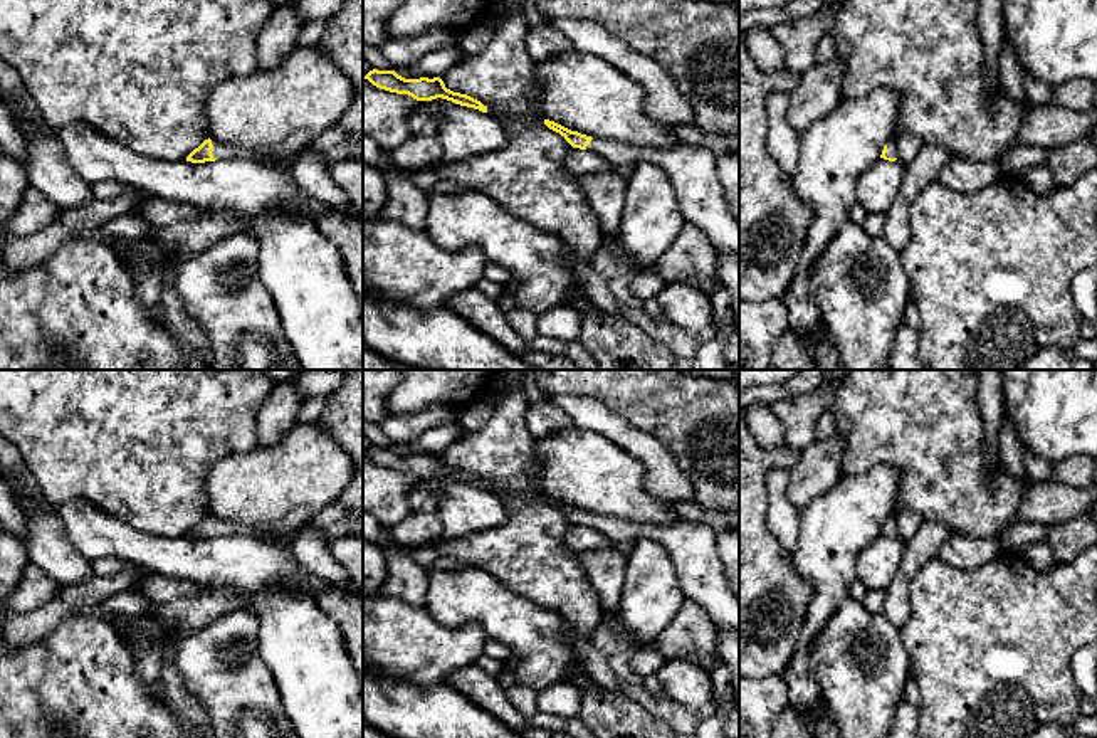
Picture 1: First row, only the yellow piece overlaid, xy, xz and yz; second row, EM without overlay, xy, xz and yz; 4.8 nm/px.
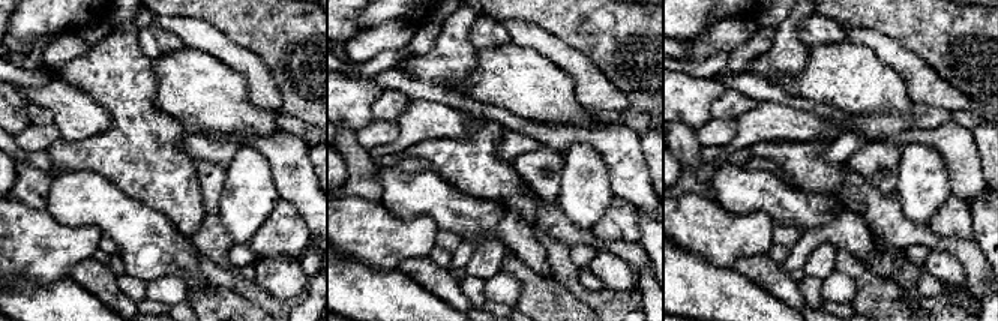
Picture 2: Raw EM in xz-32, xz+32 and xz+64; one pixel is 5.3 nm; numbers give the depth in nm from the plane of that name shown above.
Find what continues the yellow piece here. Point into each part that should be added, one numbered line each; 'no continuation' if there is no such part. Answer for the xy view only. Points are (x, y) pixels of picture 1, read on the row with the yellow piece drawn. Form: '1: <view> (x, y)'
1: xy (308, 167)

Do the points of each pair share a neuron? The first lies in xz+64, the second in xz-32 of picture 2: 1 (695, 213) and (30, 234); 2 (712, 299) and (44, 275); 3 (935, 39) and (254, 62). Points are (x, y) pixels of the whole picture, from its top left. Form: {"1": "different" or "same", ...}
{"1": "same", "2": "different", "3": "different"}

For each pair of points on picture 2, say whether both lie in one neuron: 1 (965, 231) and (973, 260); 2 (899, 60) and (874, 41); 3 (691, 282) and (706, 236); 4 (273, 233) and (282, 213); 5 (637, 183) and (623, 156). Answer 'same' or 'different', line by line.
1: different
2: same
3: different
4: same
5: same

